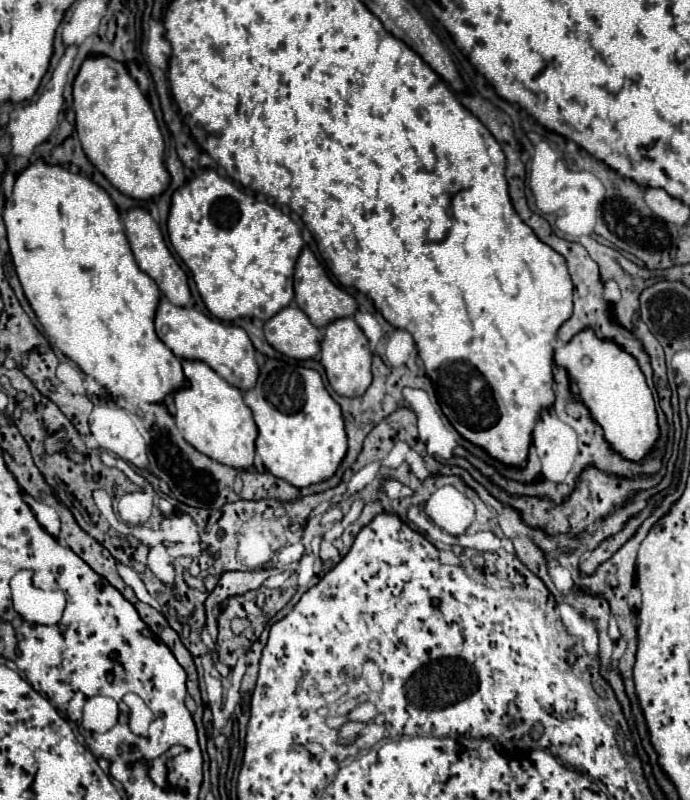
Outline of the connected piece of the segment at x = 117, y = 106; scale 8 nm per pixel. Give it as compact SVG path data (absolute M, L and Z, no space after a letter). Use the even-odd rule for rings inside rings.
M88 55L74 79L72 97L76 133L90 163L124 195L134 199L158 197L170 183L164 167L164 139L148 99L124 63L108 55Z

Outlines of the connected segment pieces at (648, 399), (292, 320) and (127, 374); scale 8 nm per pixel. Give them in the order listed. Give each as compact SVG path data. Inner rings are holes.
M594 331L578 333L568 345L556 349L556 365L564 367L578 387L582 403L590 409L594 419L602 425L606 441L626 459L640 461L658 437L656 403L648 389L636 361L624 353L616 343L602 341Z
M296 305L280 309L264 323L266 341L292 359L312 359L320 351L322 331Z
M38 159L16 175L2 217L10 257L24 295L48 337L68 359L110 393L118 393L124 399L137 399L137 409L142 411L144 405L162 403L168 393L186 385L180 359L154 331L154 313L160 301L160 289L134 261L120 213L100 185L96 185L88 175L72 173L62 165L48 165L44 159Z

